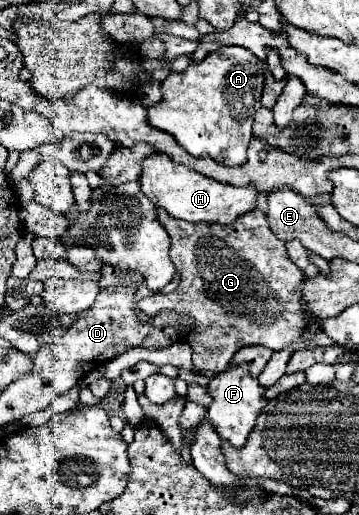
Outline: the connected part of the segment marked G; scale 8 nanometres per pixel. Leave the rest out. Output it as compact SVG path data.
M157 209L157 217L171 237L171 261L181 275L181 283L167 295L153 293L141 299L137 307L147 315L157 315L161 309L193 315L195 327L189 331L187 343L193 347L193 365L197 371L225 371L231 357L247 345L265 345L271 351L283 351L285 347L297 349L297 343L301 343L301 337L309 327L309 313L303 309L301 293L297 291L305 273L285 255L285 243L271 233L263 211L253 209L229 225L187 223L173 219L163 209Z

